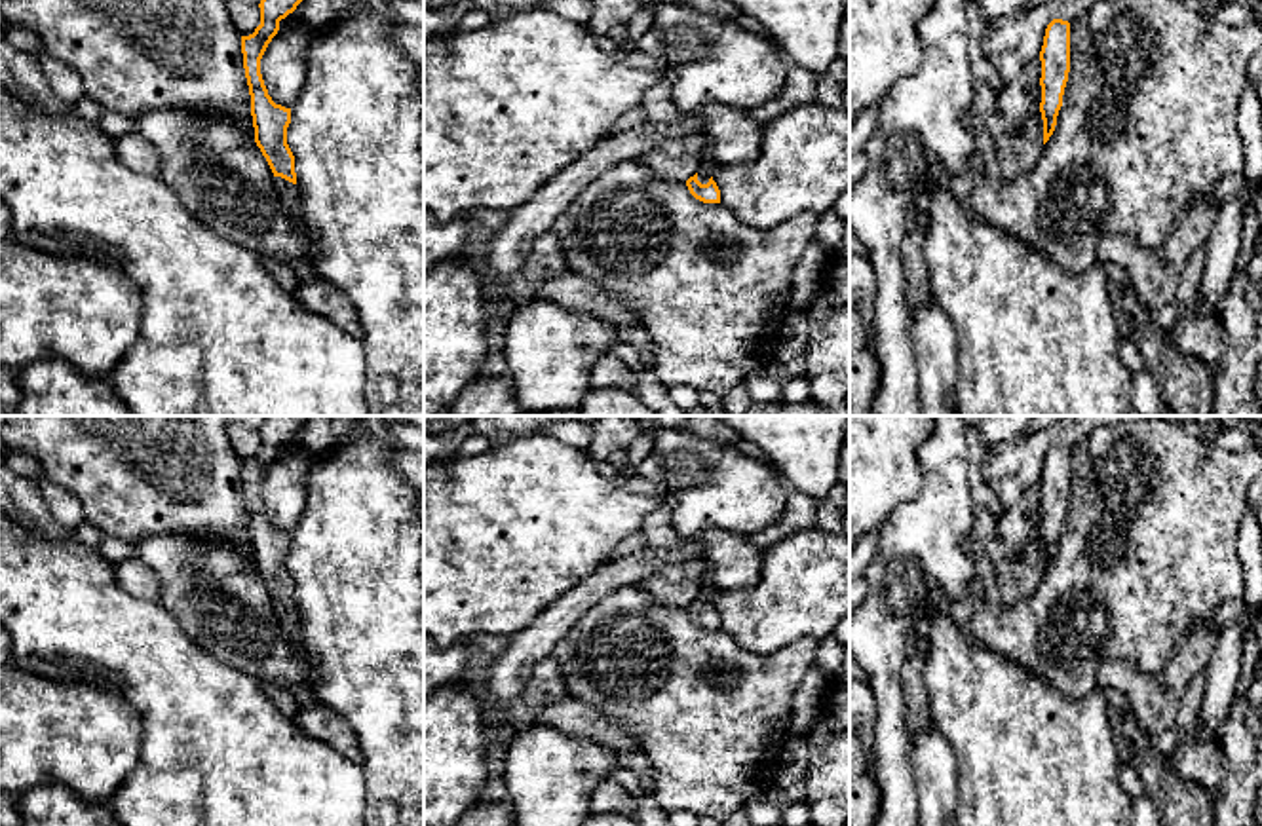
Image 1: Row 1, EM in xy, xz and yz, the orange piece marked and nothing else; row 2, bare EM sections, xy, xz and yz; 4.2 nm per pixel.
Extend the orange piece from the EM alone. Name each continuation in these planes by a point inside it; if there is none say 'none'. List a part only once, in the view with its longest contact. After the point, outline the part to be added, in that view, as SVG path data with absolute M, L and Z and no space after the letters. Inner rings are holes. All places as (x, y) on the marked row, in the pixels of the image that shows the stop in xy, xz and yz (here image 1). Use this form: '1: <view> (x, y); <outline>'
1: xz (707, 168); M703 160L701 169L698 171L698 180L701 184L709 182L709 178L713 177L715 165L717 163Z

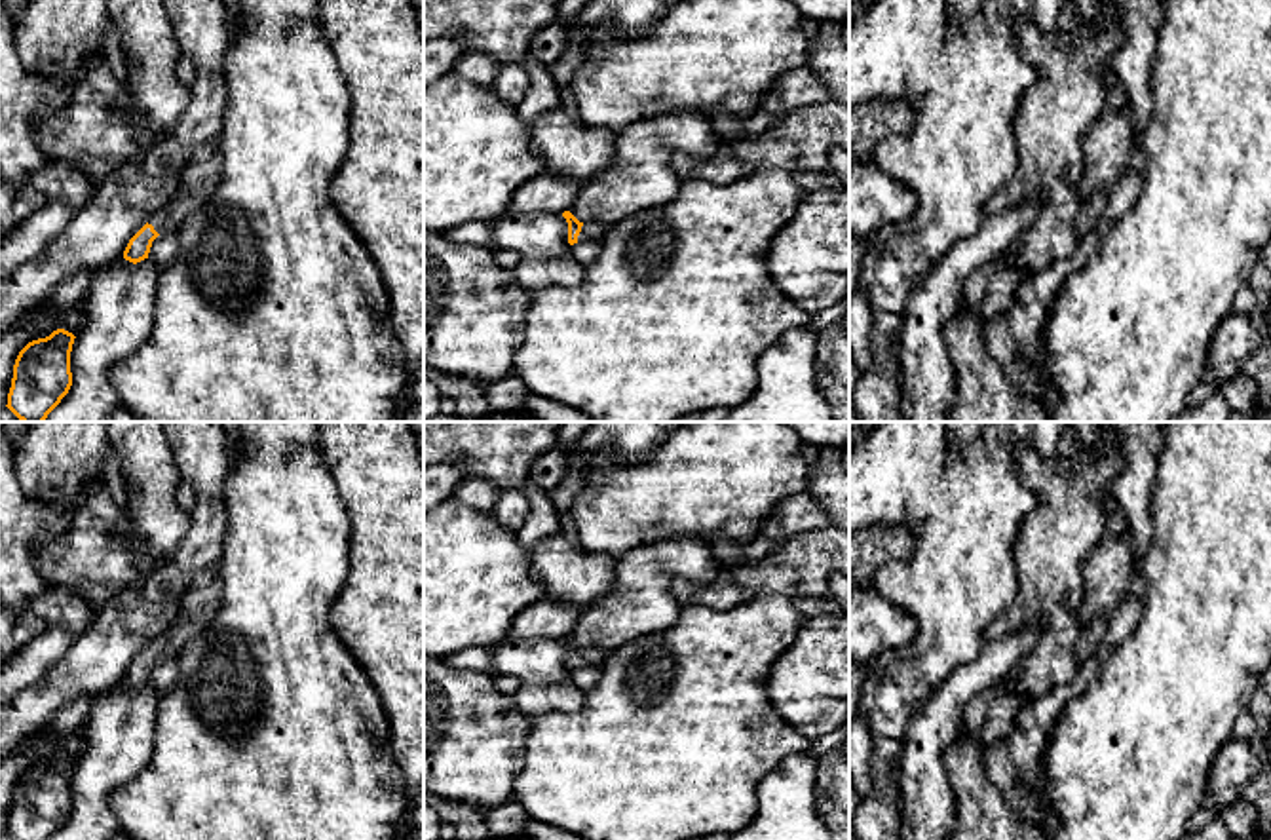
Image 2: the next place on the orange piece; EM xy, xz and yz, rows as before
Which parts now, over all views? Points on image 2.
1: xz (589, 230); M583 222L581 232L578 236L578 241L602 241L606 232L608 232L608 224L602 222Z

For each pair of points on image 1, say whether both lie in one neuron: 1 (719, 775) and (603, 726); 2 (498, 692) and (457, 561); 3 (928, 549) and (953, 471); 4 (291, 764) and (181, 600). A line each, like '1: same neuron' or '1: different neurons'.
1: different neurons
2: different neurons
3: same neuron
4: different neurons

